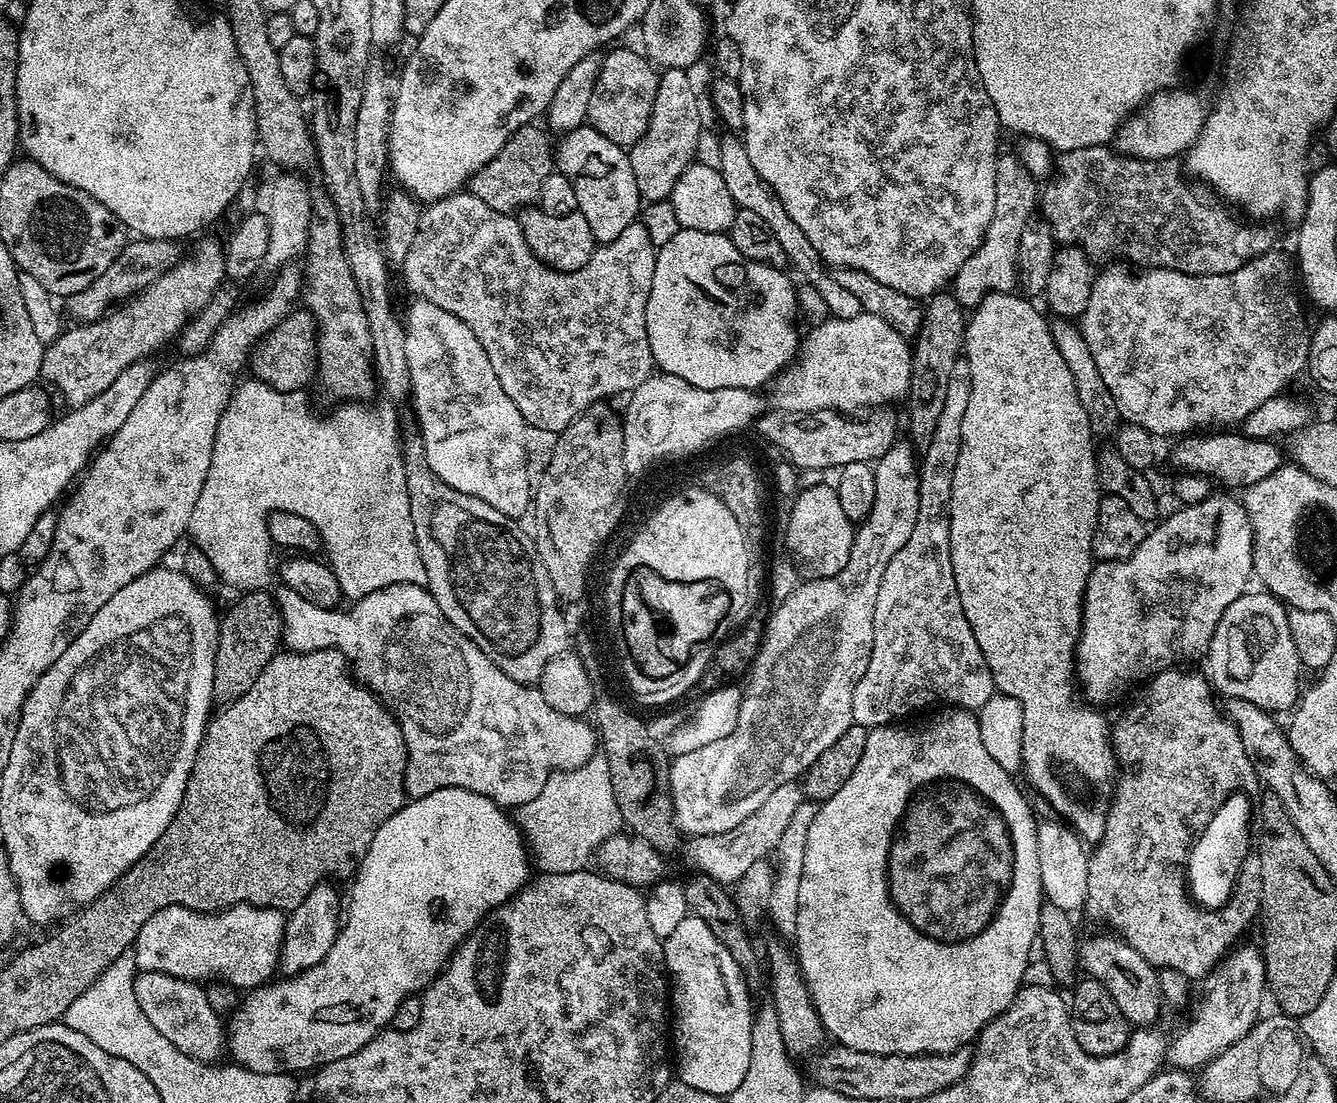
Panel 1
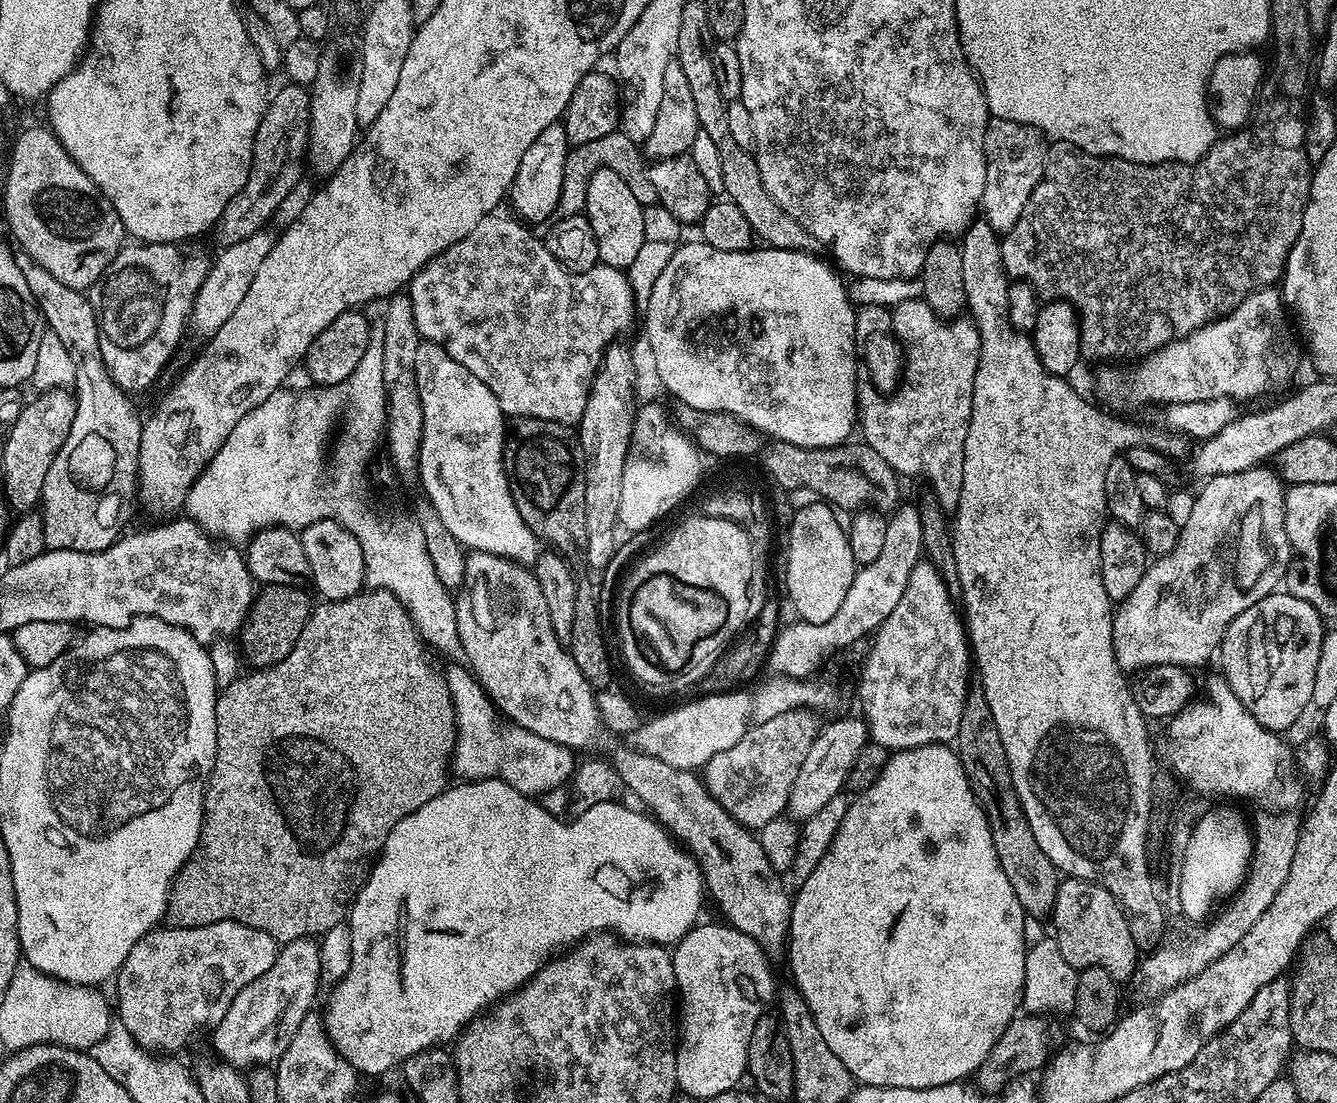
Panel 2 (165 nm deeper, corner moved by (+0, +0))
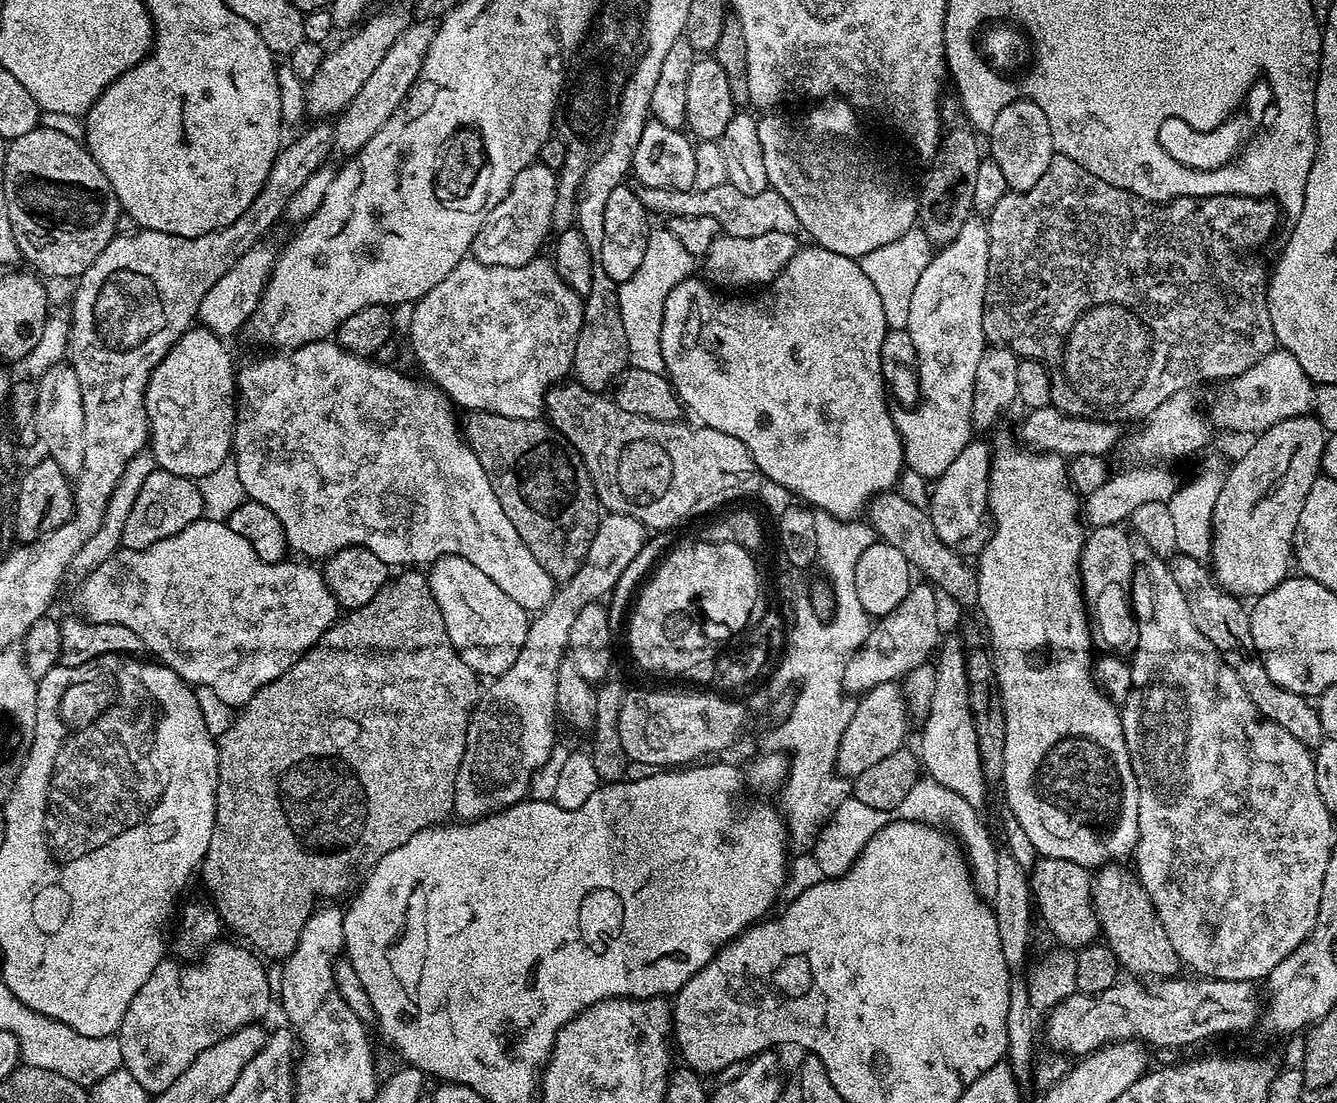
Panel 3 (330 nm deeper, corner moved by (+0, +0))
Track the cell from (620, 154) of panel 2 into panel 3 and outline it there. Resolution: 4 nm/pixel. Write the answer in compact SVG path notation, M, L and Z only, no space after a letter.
M639 182L635 183L632 189L643 208L651 215L658 214L666 220L674 217L710 217L720 224L723 235L734 238L758 238L758 234L771 232L796 236L801 231L798 214L790 210L790 202L786 202L782 194L771 190L762 194L742 194L742 190L735 189L729 183L709 190L662 190L647 188Z

